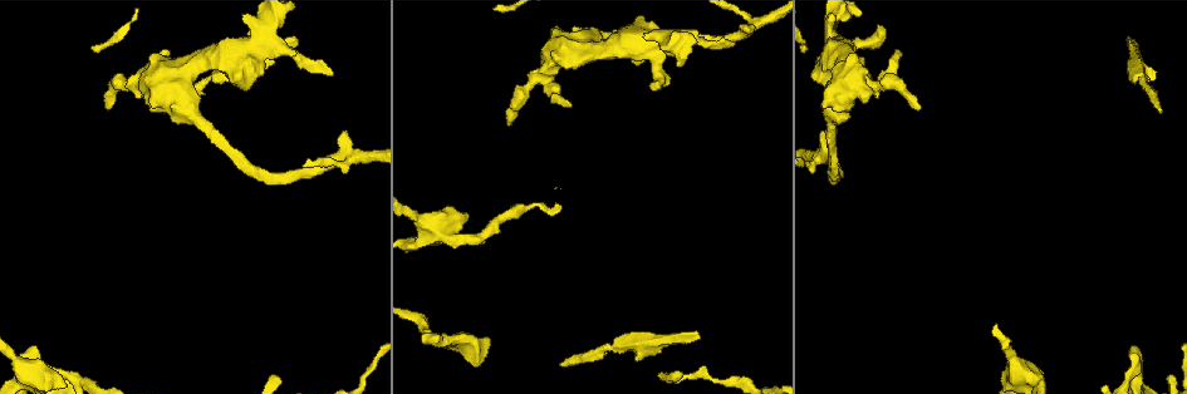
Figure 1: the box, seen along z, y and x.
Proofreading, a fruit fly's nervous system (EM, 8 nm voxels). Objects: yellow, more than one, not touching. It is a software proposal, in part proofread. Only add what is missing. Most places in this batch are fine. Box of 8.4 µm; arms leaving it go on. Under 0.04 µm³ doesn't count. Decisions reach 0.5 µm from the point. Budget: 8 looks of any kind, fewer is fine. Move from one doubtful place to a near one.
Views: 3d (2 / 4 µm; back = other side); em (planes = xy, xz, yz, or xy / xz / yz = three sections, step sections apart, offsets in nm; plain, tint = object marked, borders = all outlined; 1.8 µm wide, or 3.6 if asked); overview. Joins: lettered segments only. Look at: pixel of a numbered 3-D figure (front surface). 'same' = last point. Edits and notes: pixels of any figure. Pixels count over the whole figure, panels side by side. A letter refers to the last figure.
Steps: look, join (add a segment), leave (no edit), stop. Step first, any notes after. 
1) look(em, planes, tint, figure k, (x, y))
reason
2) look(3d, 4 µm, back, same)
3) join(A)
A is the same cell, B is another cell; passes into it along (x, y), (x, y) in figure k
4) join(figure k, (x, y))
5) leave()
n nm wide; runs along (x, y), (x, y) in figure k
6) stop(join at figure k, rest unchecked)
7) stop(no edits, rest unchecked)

look(em, xz, step 16, tint, figure 1, (185, 79))
four arms meet

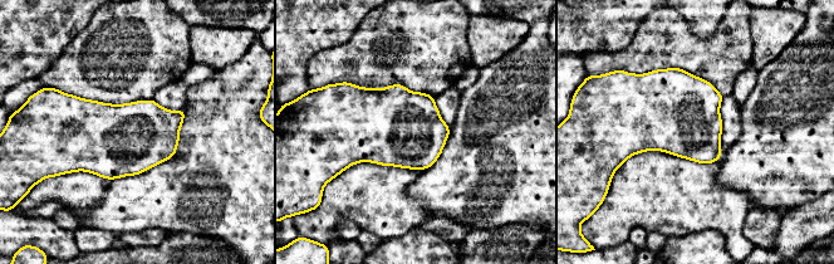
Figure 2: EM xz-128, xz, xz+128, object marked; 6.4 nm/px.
look(em, planes, borders, same)

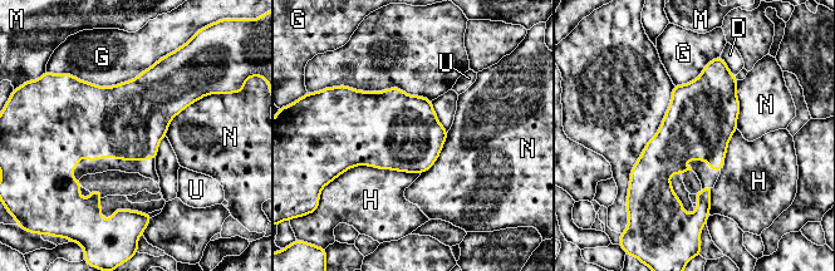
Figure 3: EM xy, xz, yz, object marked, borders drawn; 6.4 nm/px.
leave()
D, G, H, M, N and U are other cells; border along (210, 94), (182, 109), (165, 136) in figure 3; no lettered segment goes on from it

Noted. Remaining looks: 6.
look(3d, 4 µm, figure 1, (108, 108))
free end

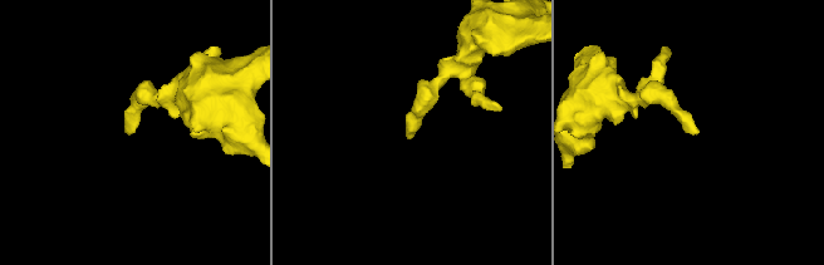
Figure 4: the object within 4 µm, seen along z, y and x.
look(em, planes, borders, figure 4, (412, 136))

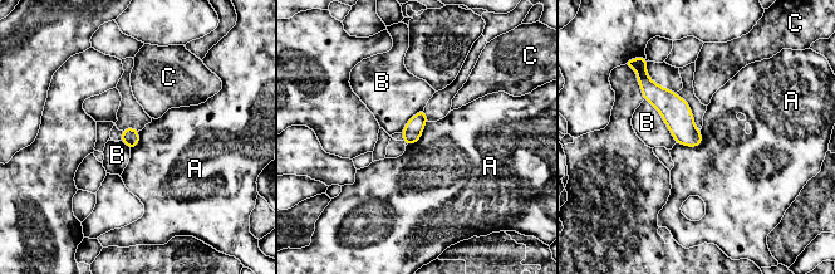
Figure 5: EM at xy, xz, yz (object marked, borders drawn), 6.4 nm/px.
leave()
110 nm wide; A, B and C are other cells; runs along (648, 82), (696, 142) in figure 5; none of them fits

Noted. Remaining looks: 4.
look(em, xz, step 8, borders, figure 1, (1158, 110))
branch stops here

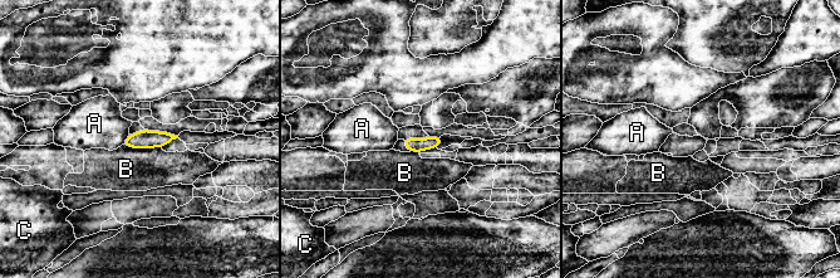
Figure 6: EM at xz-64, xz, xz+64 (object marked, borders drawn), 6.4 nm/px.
leave()
A, B and C are other cells; no lettered segment goes on from it

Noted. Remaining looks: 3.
stop(no edits, rest unchecked)

